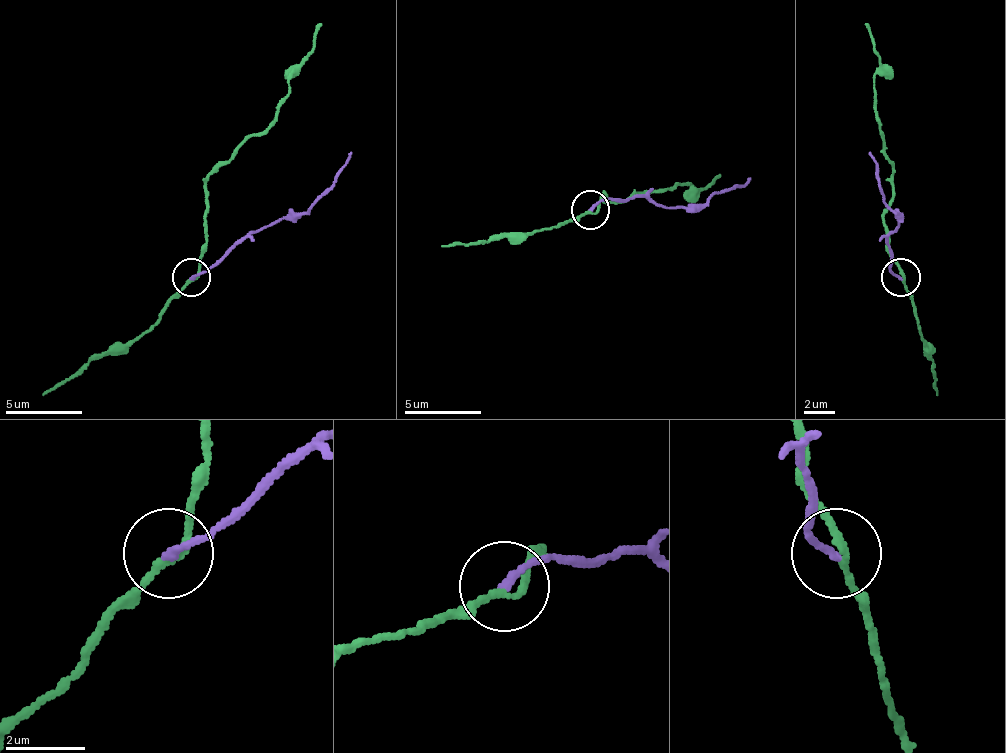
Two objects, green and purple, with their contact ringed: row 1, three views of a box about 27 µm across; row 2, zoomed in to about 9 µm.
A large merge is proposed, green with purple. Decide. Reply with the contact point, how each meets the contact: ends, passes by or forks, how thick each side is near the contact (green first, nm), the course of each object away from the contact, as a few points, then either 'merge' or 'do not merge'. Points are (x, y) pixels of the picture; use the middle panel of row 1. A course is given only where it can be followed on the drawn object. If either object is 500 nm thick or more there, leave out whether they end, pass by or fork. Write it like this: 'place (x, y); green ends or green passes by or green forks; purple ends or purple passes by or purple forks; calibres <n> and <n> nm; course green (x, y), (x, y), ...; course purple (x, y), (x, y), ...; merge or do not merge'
place (590, 210); green passes by; purple ends; calibres 160 and 170 nm; course green (589, 212), (605, 193), (605, 201), (689, 182), (704, 189), (719, 174); course purple (589, 209), (647, 197), (669, 209), (700, 209), (715, 193), (750, 178); do not merge

